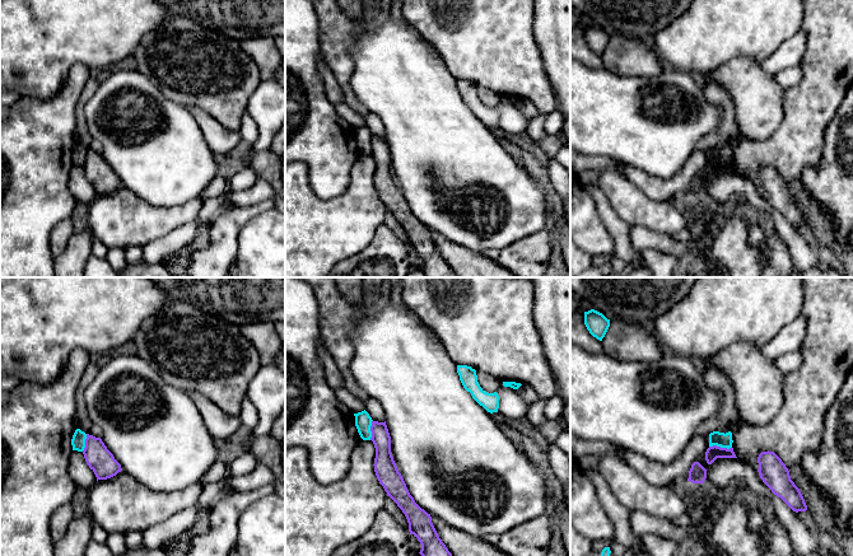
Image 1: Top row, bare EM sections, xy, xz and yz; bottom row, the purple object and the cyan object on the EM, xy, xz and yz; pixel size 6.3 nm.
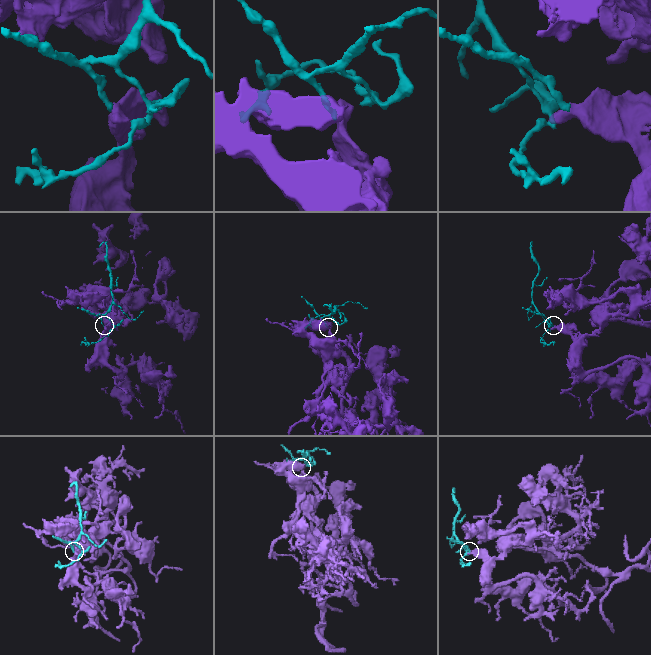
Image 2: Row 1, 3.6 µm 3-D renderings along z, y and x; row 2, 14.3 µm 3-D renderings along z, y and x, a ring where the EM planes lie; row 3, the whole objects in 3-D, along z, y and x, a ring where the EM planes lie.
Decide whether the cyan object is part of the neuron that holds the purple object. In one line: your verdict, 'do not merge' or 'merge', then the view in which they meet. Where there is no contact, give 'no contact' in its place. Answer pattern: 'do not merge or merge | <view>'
do not merge | yz

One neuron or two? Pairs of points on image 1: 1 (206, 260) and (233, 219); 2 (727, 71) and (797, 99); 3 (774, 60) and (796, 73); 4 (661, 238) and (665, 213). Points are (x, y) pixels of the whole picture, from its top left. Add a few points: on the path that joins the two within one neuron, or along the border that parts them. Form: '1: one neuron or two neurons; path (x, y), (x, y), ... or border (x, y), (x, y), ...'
1: one neuron; path (217, 250), (223, 243), (225, 229)
2: two neurons; border (784, 89), (783, 120), (781, 122)
3: two neurons; border (797, 65), (783, 68), (774, 74)
4: two neurons; border (633, 225), (644, 225), (669, 234)

